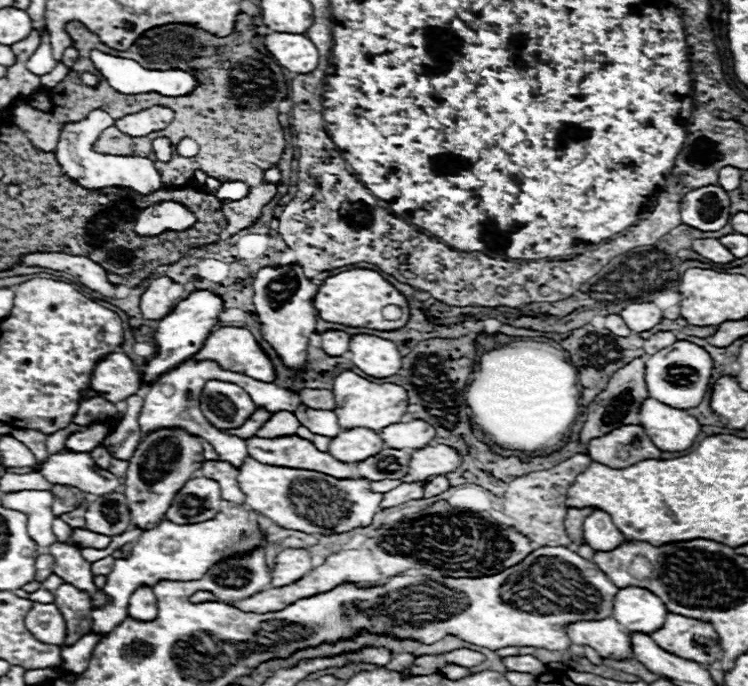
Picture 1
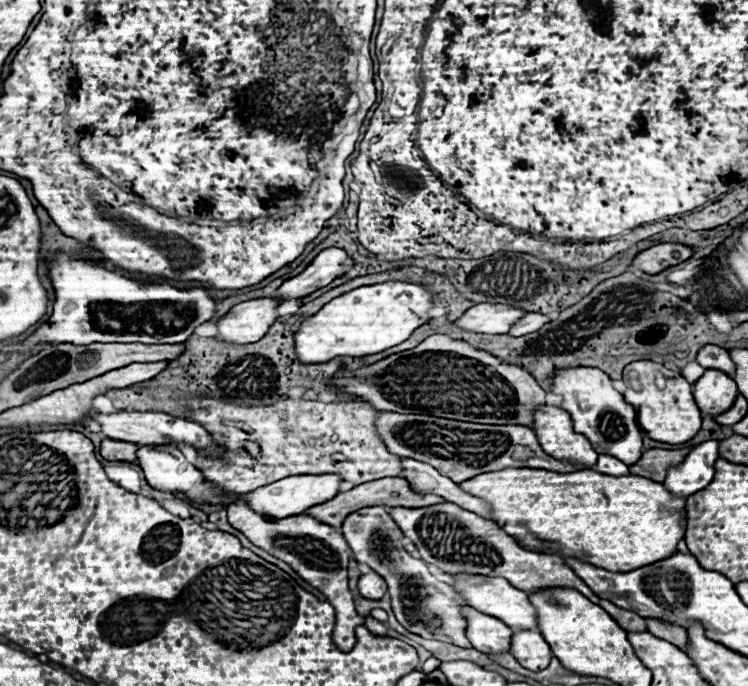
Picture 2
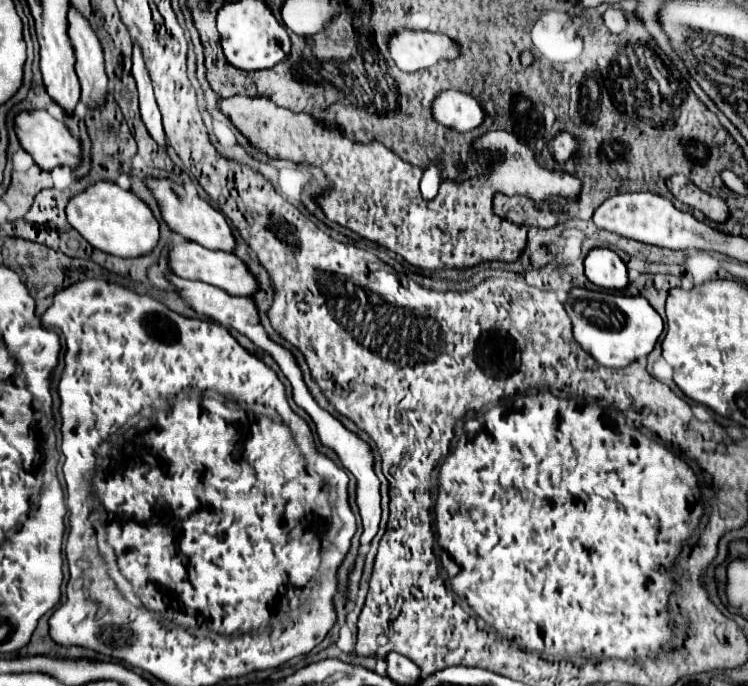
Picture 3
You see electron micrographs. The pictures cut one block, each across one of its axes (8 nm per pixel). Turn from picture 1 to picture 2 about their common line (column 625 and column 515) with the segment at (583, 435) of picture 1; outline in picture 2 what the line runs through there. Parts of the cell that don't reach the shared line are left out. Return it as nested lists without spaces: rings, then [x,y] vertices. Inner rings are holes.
[[[444,334],[428,336],[416,348],[392,354],[356,372],[338,372],[332,380],[336,388],[368,400],[378,410],[414,412],[476,424],[520,424],[532,428],[534,410],[544,406],[544,390],[526,370]]]

